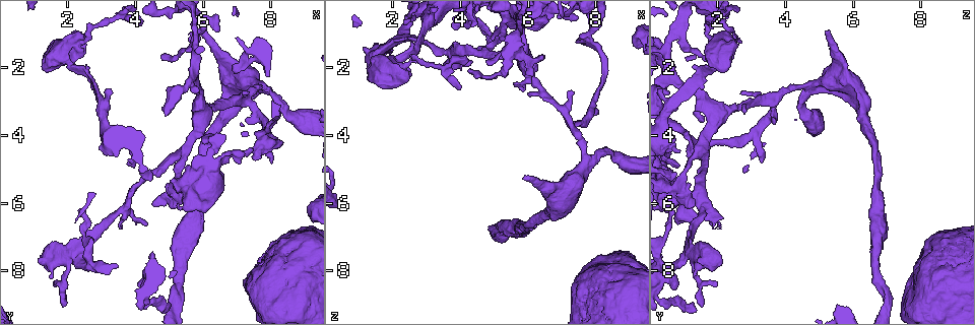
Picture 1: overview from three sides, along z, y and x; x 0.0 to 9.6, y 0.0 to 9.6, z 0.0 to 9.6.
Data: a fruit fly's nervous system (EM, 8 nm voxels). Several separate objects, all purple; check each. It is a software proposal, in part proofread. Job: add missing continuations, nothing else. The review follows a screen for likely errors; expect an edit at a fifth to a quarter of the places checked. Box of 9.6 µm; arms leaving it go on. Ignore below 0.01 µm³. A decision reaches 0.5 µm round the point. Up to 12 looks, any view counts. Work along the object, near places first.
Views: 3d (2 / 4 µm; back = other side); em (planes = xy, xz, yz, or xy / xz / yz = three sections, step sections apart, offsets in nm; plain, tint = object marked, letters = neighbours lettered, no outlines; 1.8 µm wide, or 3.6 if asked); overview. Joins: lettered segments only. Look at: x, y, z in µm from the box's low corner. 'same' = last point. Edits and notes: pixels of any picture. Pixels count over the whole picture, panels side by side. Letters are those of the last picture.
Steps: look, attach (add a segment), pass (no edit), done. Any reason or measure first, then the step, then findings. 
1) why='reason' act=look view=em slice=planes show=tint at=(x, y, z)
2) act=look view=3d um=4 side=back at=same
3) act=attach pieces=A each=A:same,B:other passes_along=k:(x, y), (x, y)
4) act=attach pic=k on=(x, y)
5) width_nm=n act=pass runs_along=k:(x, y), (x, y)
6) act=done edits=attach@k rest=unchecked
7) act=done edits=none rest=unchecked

why='branch stops here' act=look view=em slice=xz step=16 show=tint at=(6.45, 1.00, 1.70)

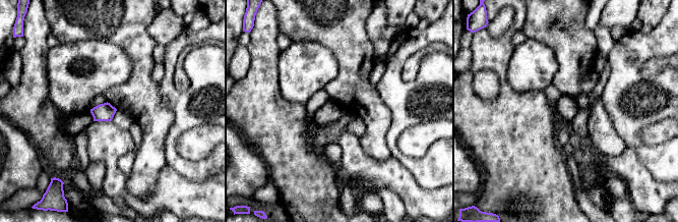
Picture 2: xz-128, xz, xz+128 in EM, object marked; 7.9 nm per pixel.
act=look view=em slice=planes show=letters at=same

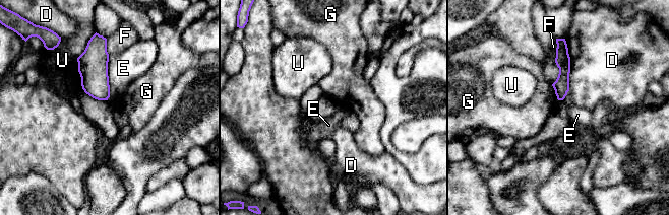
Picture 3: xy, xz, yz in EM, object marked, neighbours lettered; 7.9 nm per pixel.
width_nm=120 act=pass each=D:other,E:other,F:other,G:other,U:other runs_along=3:(564, 47), (563, 79), (560, 97) found='none of them fits'

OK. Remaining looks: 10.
why='free end' act=look view=em slice=xz step=16 show=letters at=(5.90, 0.95, 5.20)

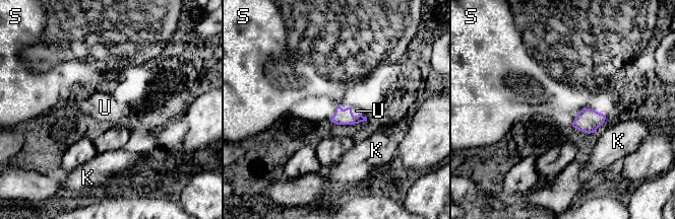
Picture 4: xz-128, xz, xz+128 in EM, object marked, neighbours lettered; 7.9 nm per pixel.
longest_contact=U:240nm act=attach pieces=U each=K:other,S:other,U:same found='the neuron continues'

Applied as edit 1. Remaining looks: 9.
why='sudden change in width' act=look view=em slice=planes show=plain at=(6.40, 3.15, 2.70)

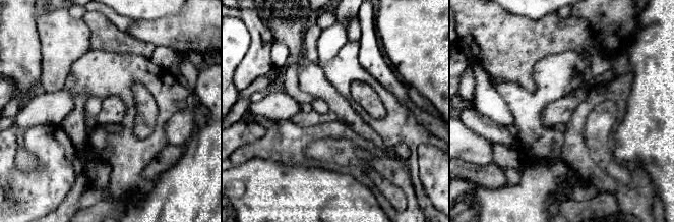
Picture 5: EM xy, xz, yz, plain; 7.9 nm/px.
act=look view=em slice=planes show=letters at=same

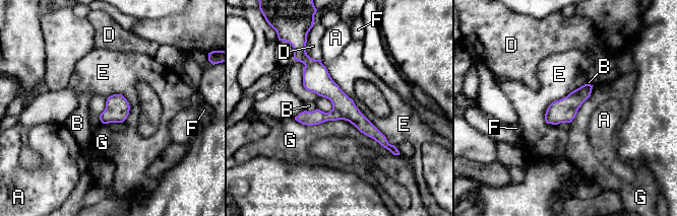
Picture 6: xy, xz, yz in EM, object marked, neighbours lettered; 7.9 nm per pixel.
act=pass each=A:other,B:other,D:other,E:other,F:other,G:other border=6:(294, 119), (347, 120), (392, 154) found='none of them fits'

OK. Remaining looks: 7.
why='branch stops here' act=look view=3d um=2 at=(3.05, 4.50, 0.85)

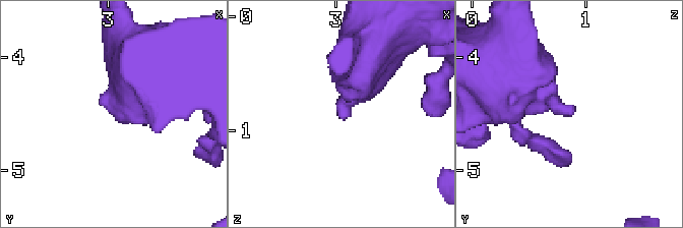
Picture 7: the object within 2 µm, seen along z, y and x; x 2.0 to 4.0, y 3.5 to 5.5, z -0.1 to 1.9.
act=look view=em um=3.6 slice=planes show=plain at=(3.04, 4.50, 0.90)

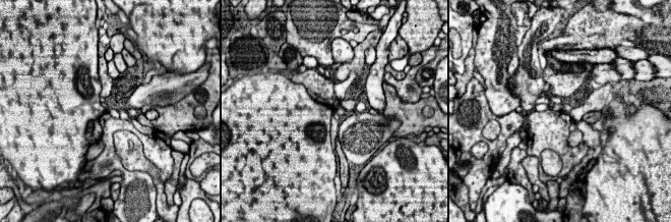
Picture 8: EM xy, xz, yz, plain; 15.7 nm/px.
act=look view=em um=3.6 slice=planes show=letters at=same

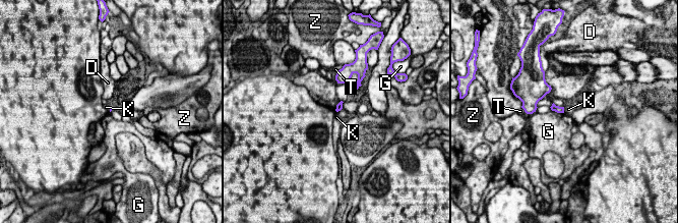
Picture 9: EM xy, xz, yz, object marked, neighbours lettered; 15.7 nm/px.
act=pass each=D:other,G:other,K:other,T:other,Z:other border=9:(563, 107), (564, 112) found='none of them fits'

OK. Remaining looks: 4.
why='sudden change in width' act=look view=em slice=xz step=16 show=tint at=(2.70, 2.35, 1.40)

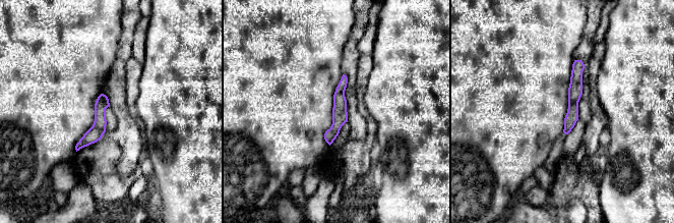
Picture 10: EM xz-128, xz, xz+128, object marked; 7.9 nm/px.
why='another direction' act=look view=em slice=planes show=tint at=same

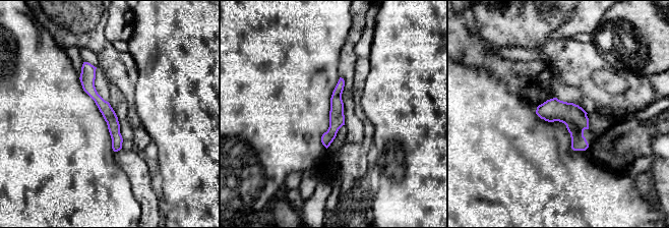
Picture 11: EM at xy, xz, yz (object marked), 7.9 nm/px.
act=look view=em slice=planes show=letters at=same

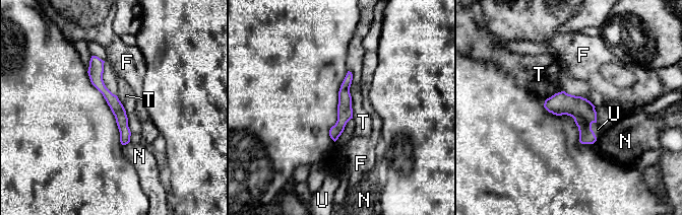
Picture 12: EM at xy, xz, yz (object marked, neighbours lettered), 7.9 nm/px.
act=attach pieces=U each=F:other,N:other,T:other,U:same passes_along=12:(582, 111), (592, 130), (598, 129) found='it goes on there'

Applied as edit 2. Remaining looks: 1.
act=done edits=attach@4,attach@12 rest=unchecked

